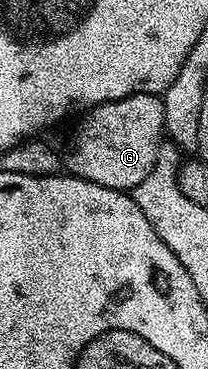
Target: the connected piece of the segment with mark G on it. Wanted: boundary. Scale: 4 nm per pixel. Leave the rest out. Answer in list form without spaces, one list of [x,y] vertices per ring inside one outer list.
[[[151,92],[126,96],[95,105],[83,118],[62,158],[67,173],[109,189],[133,191],[155,168],[159,146],[164,142],[166,124],[161,97]]]

